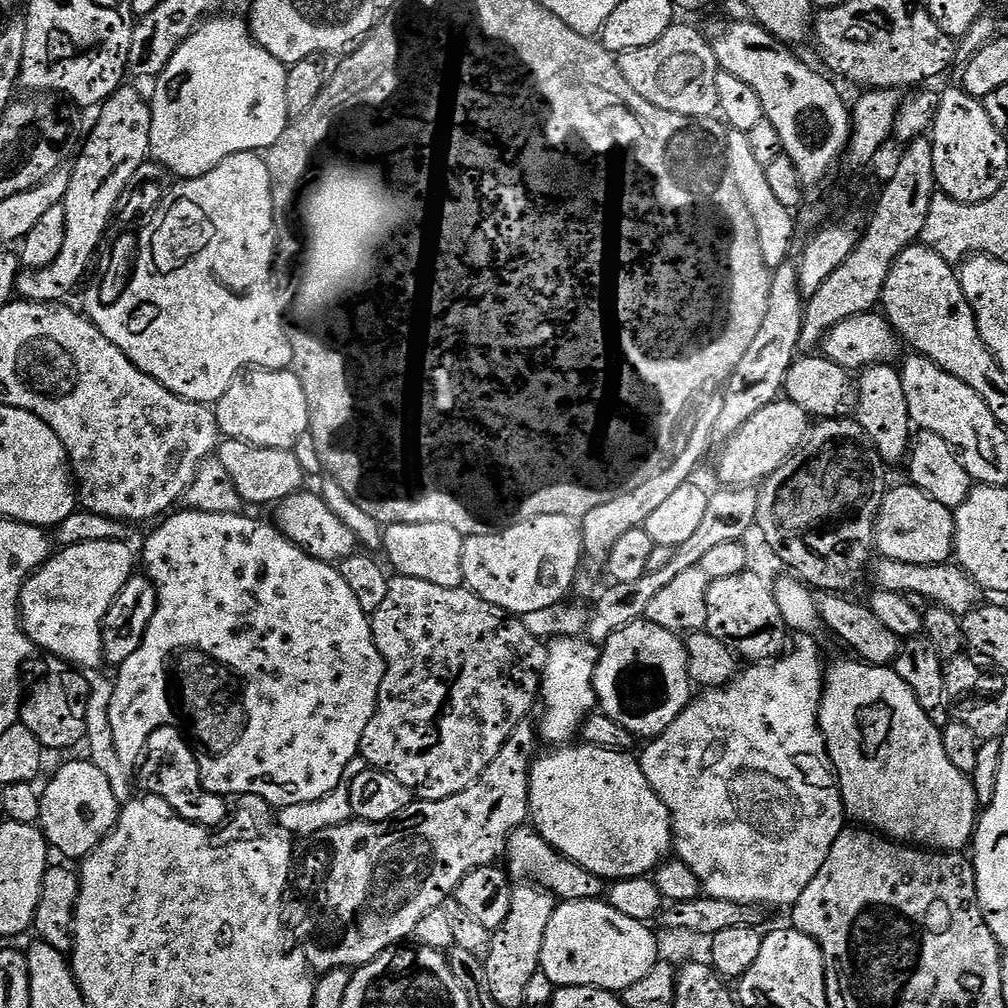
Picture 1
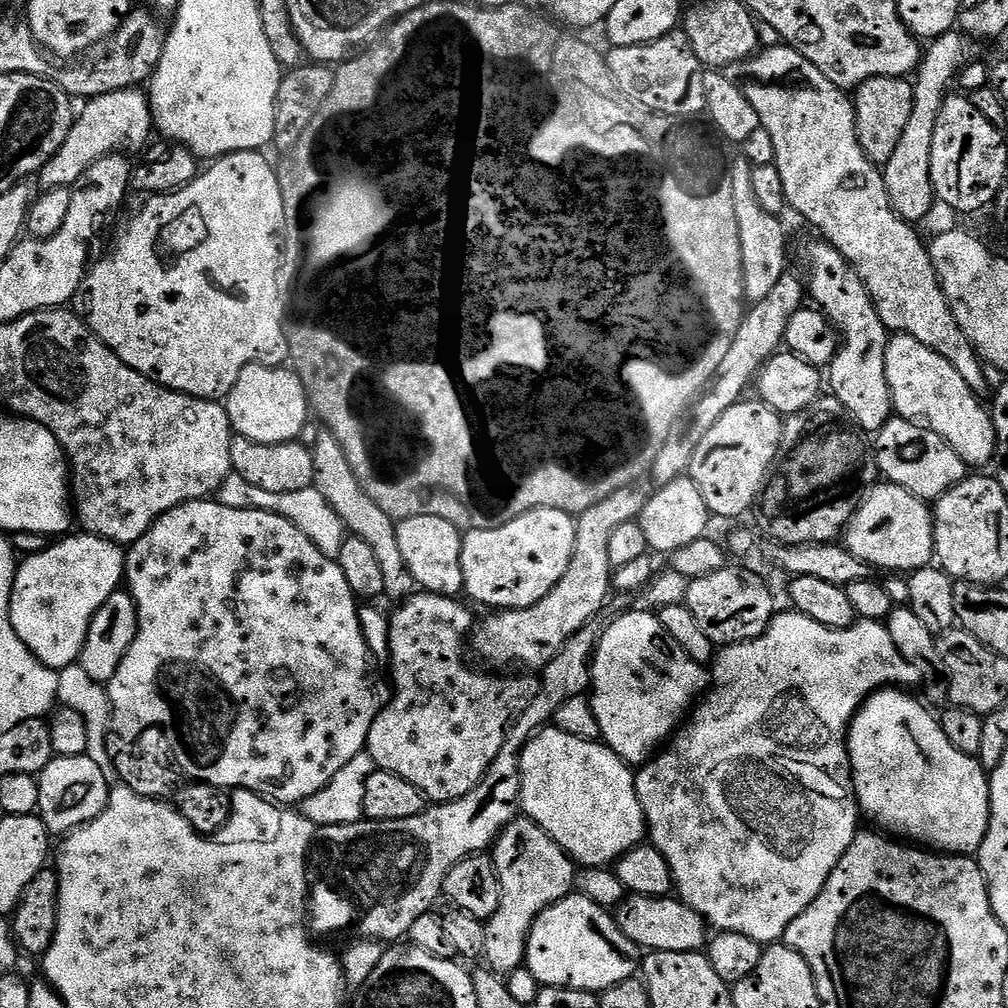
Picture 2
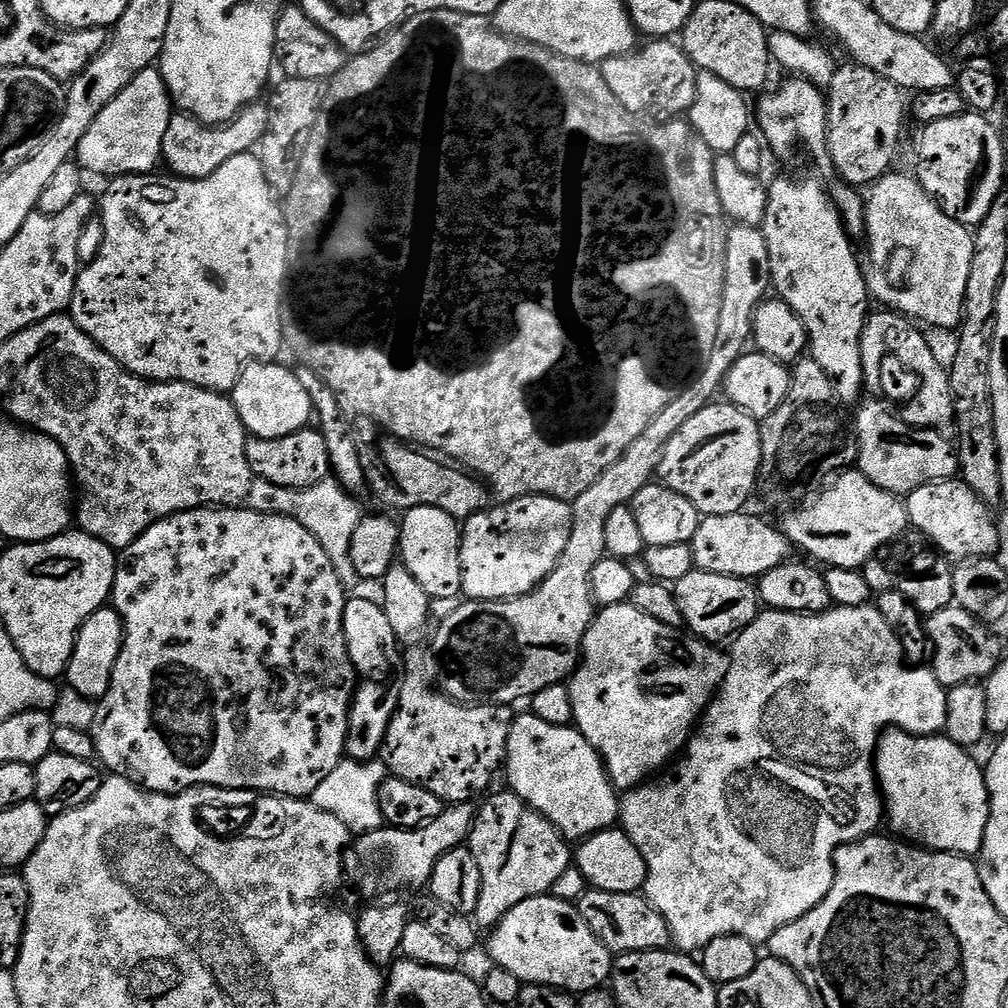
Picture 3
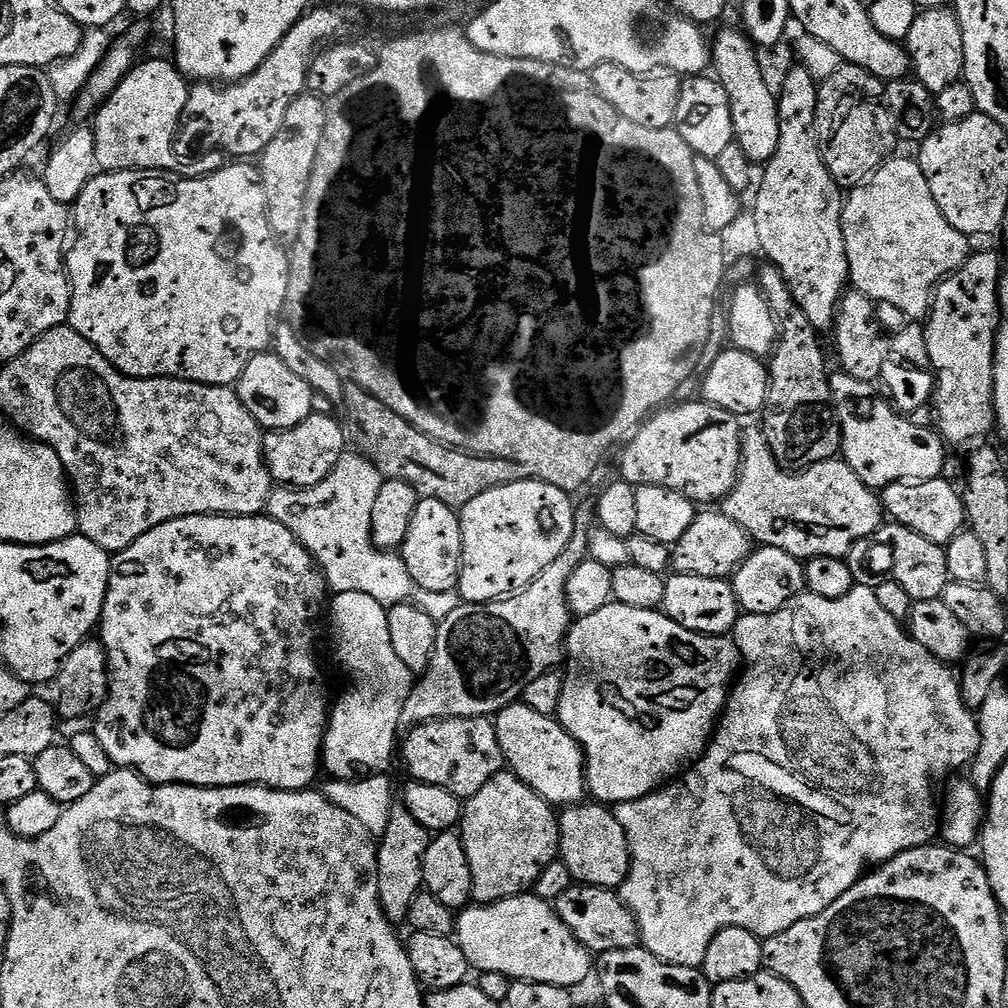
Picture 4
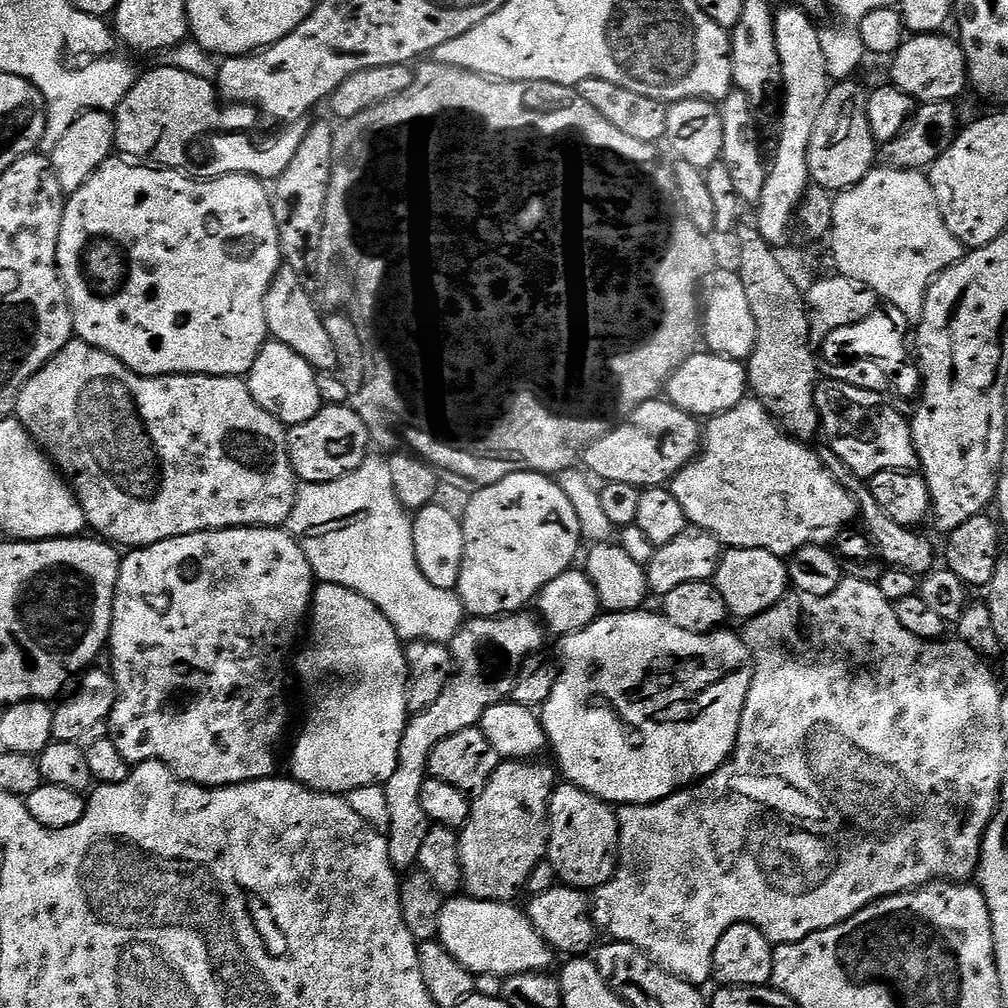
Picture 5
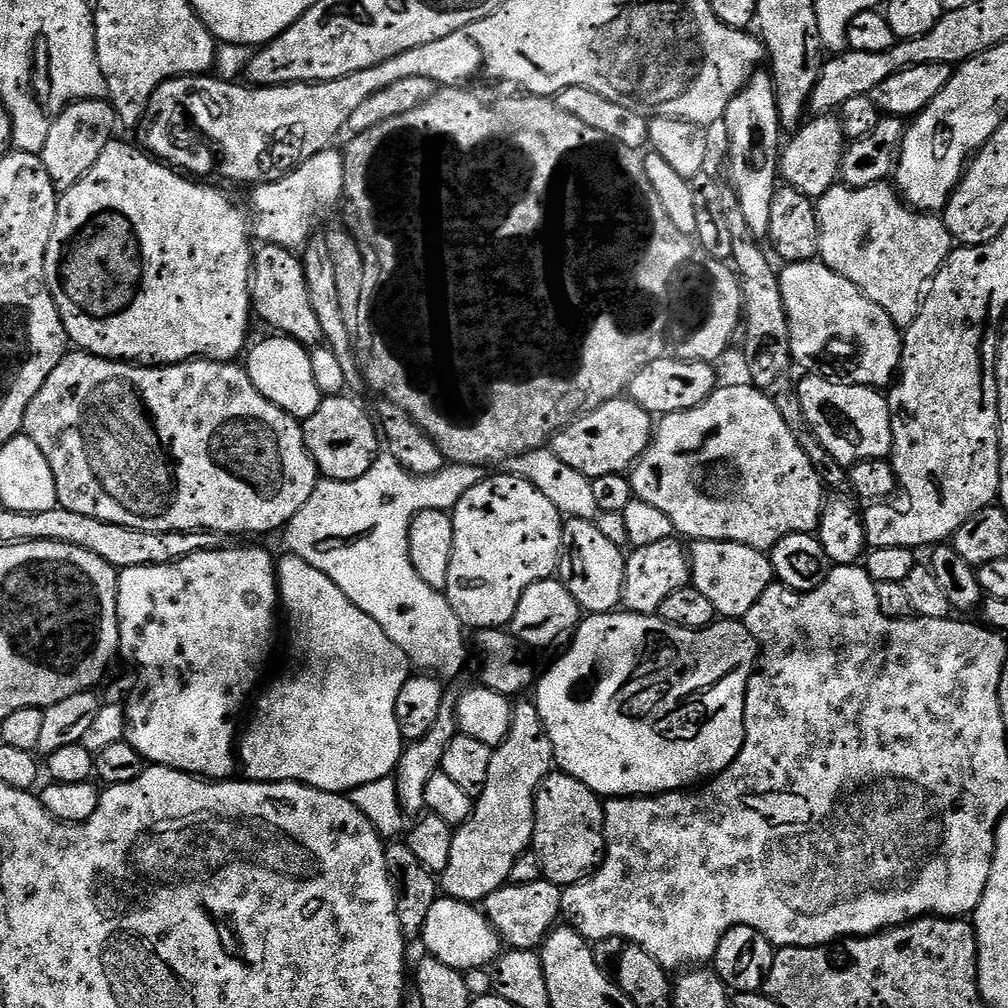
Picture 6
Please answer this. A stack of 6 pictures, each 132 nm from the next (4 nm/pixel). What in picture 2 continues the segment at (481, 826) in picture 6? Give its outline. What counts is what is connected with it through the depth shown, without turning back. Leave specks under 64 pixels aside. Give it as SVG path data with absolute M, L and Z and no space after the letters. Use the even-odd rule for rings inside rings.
M527 818L511 820L500 831L499 838L490 849L490 855L500 879L500 901L498 910L494 910L494 914L484 926L486 946L482 960L491 971L497 974L507 974L525 967L528 954L528 935L538 914L542 914L542 910L554 906L562 898L573 895L578 868L572 857L567 856L562 850L562 846L558 846L558 842L554 842L554 838L550 838L550 834L546 834L546 830L542 830L534 821Z

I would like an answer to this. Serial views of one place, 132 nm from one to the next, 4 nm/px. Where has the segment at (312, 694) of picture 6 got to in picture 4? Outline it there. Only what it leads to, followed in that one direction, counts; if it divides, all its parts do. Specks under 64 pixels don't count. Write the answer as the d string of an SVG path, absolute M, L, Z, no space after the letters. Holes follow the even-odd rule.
M337 592L330 600L330 616L332 612L332 644L336 647L336 660L344 667L344 672L348 675L348 689L340 696L340 701L335 701L328 718L328 731L324 733L324 755L322 757L322 768L327 775L334 780L362 780L370 776L378 776L387 773L388 767L392 764L392 751L397 751L398 740L396 744L396 731L401 731L402 710L406 706L406 698L410 698L412 686L414 683L414 674L398 658L398 650L394 650L394 642L390 638L390 622L388 621L388 608L380 604L370 594L358 594L357 592Z

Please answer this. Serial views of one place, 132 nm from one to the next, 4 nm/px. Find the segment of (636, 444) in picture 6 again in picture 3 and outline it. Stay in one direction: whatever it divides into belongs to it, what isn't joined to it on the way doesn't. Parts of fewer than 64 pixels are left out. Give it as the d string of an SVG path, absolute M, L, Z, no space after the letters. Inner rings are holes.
M727 402L707 404L686 426L666 442L656 468L659 483L682 494L700 511L701 517L745 511L748 499L761 479L761 421Z

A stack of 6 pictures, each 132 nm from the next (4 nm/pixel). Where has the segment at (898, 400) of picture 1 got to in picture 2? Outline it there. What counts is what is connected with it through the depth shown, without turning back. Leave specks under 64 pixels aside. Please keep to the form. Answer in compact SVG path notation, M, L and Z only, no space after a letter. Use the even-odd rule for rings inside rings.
M823 242L812 244L804 252L804 260L812 267L806 273L807 295L811 303L832 321L838 333L836 357L826 368L827 387L828 384L832 387L829 388L831 395L846 406L849 416L856 419L857 429L875 434L894 416L884 357L890 339L889 330L880 321L872 295L862 278L846 262L846 258L834 250L834 246Z

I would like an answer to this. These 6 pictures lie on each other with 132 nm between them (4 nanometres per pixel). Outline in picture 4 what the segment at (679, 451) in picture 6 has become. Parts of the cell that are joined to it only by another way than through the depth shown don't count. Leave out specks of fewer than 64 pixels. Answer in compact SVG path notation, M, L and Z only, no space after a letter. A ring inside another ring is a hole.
M760 430L744 436L740 477L736 479L732 493L724 497L722 511L738 522L738 526L742 526L742 530L746 530L757 545L786 550L786 554L795 556L801 562L812 560L815 556L847 557L854 545L867 541L867 536L879 530L880 519L886 516L881 497L866 487L862 478L850 470L843 458L823 460L803 470L785 470L768 449L766 438Z

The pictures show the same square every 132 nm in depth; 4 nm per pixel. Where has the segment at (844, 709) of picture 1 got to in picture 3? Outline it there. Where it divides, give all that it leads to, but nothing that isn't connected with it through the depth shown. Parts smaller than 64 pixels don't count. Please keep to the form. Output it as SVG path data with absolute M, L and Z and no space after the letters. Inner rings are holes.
M889 728L880 737L876 746L876 778L886 805L887 819L892 819L891 831L897 837L934 852L953 852L969 858L983 849L990 811L988 783L984 780L985 769L981 765L979 768L968 756L971 755L944 734L915 736L900 728Z

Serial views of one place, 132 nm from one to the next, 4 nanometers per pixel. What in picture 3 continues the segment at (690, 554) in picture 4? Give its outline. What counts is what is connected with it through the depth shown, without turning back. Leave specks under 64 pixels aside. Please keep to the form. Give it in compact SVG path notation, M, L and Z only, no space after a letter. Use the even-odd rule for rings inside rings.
M745 510L701 519L698 530L690 542L694 562L699 571L752 580L789 563L791 556L788 555L794 552L791 541L785 538L783 531L777 525L775 528L760 516L751 516L750 512Z

